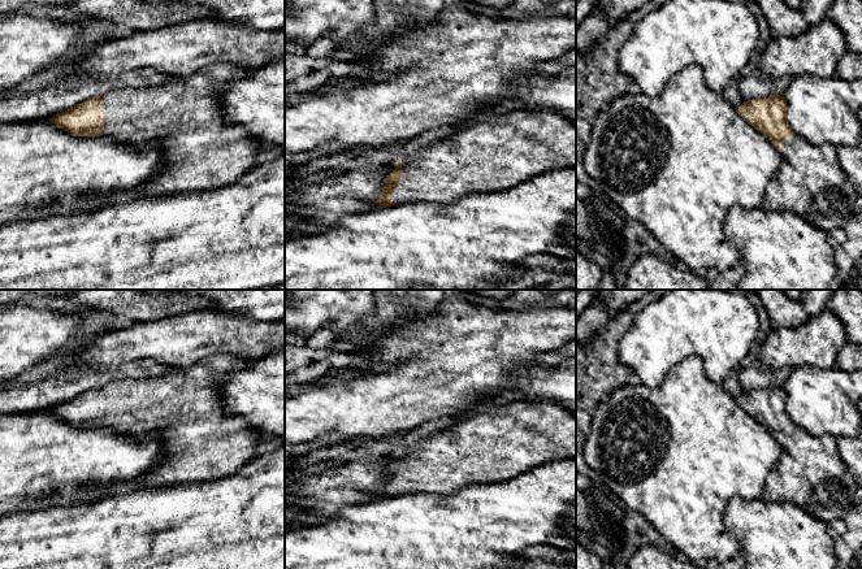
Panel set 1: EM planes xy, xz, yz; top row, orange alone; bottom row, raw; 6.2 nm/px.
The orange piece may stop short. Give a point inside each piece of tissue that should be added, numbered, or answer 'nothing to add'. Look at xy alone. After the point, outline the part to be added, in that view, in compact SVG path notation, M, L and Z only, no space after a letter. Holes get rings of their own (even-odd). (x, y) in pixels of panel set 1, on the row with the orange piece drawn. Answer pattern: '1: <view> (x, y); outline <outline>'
1: xy (202, 151); outline M215 64L189 77L169 78L160 86L105 92L100 103L105 125L96 127L100 135L130 147L159 142L165 160L163 169L143 183L137 195L161 196L218 188L256 166L261 144L246 133L244 126L226 123L221 108L222 91L250 73L247 68Z

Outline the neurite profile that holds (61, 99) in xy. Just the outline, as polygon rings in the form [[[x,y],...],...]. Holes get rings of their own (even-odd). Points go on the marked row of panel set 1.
[[[152,68],[124,71],[120,77],[66,79],[36,92],[0,99],[0,122],[31,122],[51,118],[87,99],[114,88],[140,88],[164,84],[170,77]]]

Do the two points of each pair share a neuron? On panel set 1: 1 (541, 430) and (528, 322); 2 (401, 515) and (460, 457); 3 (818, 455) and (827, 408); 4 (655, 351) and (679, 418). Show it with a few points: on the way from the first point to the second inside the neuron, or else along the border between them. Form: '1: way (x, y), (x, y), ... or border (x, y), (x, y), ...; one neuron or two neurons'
1: border (506, 402), (550, 402), (562, 407); two neurons
2: border (457, 491), (408, 493), (395, 496); two neurons
3: border (793, 422), (814, 434), (831, 434), (836, 439); two neurons
4: border (687, 357), (657, 387), (641, 383); two neurons

